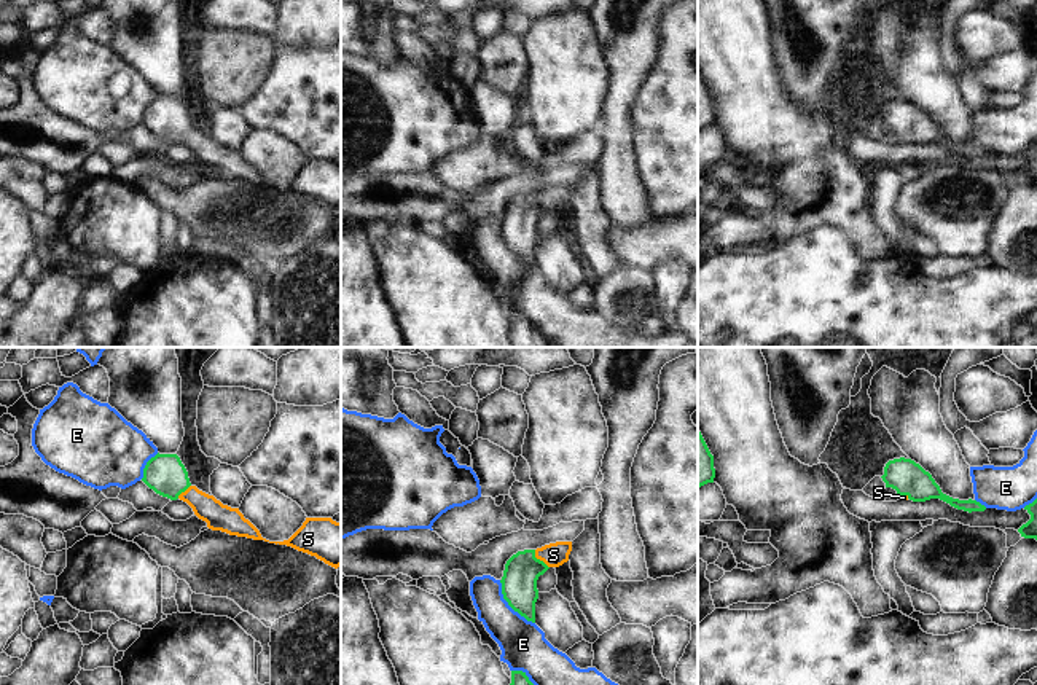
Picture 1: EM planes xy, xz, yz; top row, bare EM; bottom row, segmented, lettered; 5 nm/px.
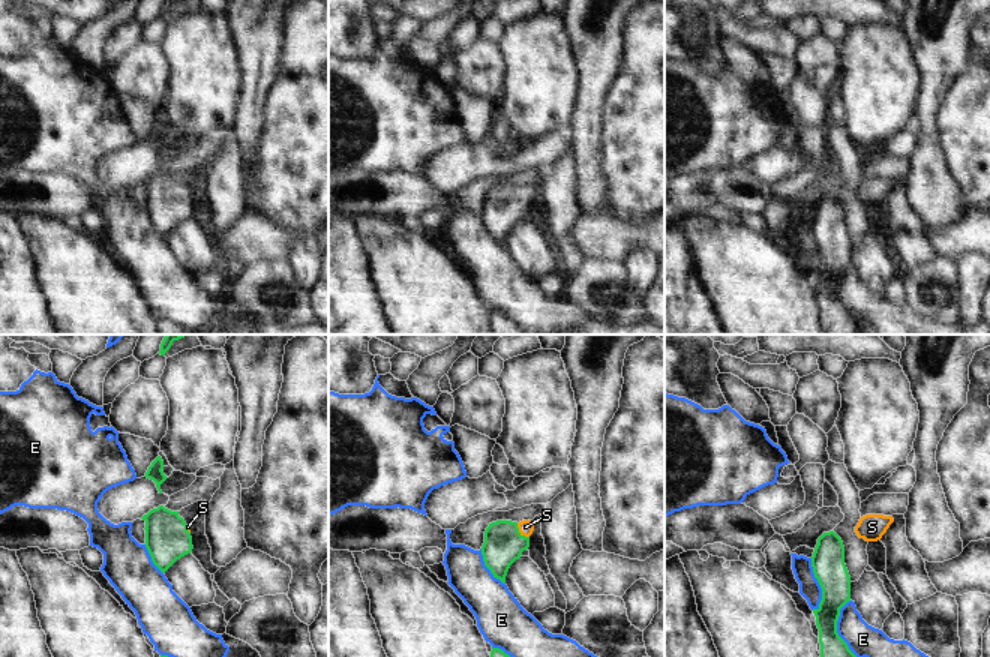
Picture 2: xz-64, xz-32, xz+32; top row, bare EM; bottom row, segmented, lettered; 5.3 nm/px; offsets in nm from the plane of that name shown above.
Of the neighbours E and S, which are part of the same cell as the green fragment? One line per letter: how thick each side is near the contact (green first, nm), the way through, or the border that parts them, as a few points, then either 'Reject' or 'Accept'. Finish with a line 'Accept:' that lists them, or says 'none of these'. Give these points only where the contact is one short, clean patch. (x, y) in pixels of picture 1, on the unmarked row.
E: Thickness 180 nm (green) against 240 nm. Reject
S: Thickness 180 nm (green) against 120 nm. Path across: xz (523, 212), (539, 203), (553, 198). Accept
Accept: S

